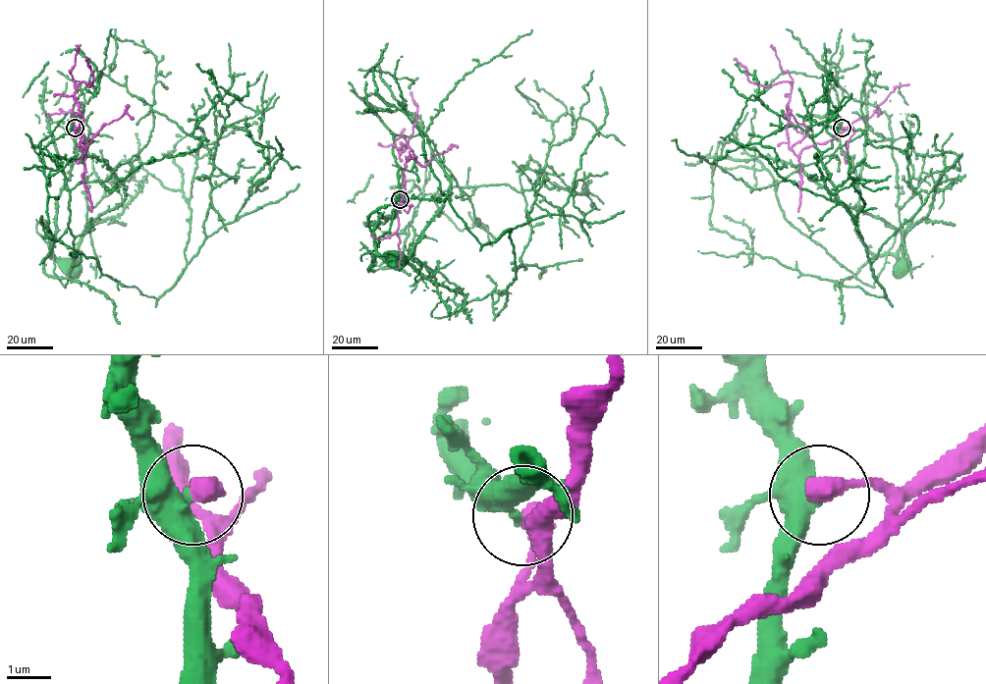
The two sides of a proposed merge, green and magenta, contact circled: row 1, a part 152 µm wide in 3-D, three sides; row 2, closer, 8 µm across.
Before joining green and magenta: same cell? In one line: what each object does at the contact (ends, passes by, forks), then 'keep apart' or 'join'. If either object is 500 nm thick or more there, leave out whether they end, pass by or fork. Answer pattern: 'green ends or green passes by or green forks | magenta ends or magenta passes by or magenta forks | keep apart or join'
green passes by | magenta ends | join

